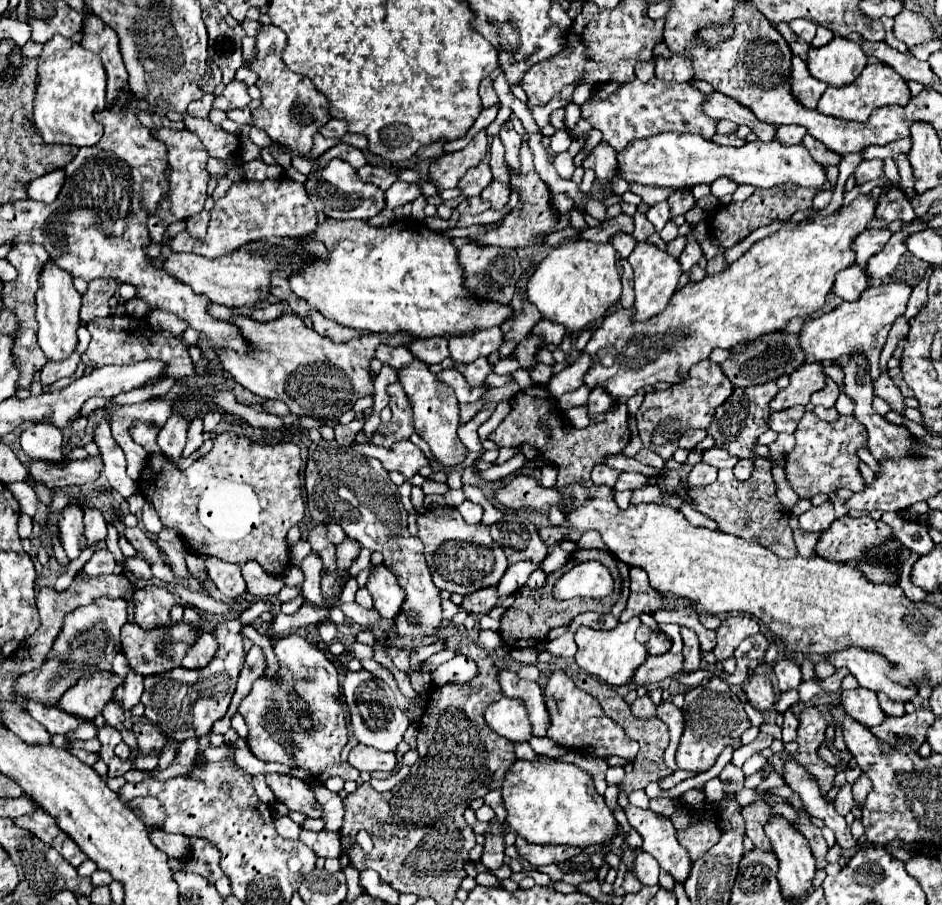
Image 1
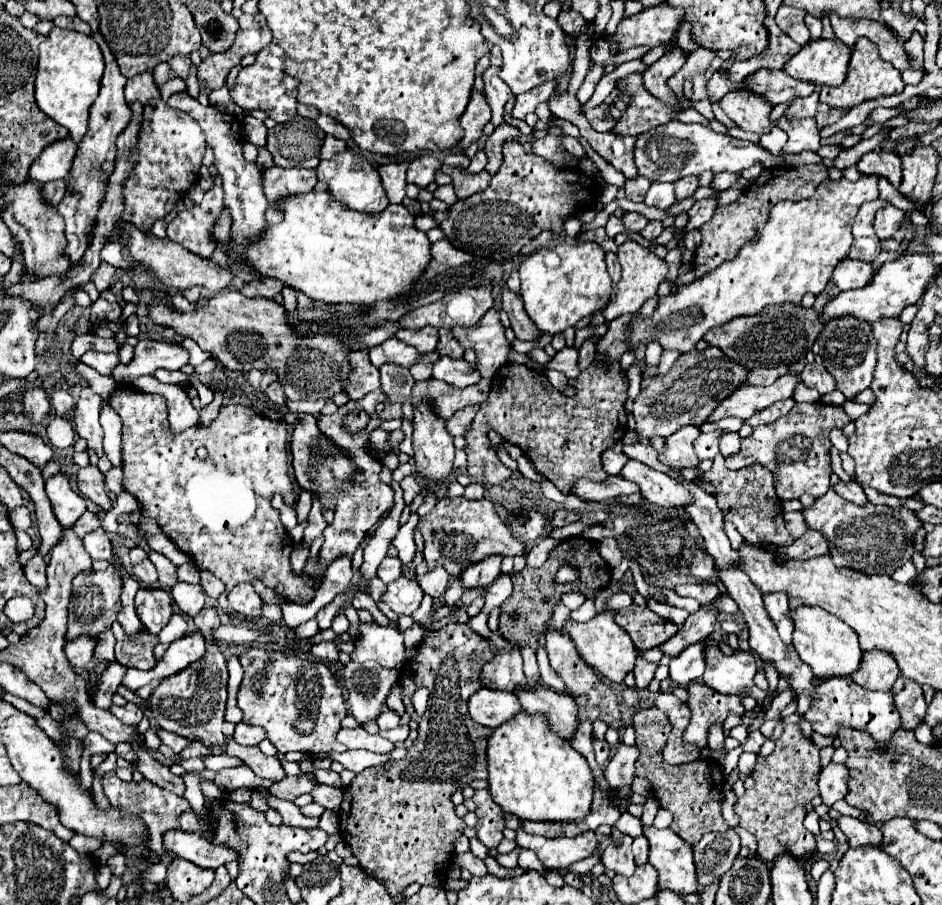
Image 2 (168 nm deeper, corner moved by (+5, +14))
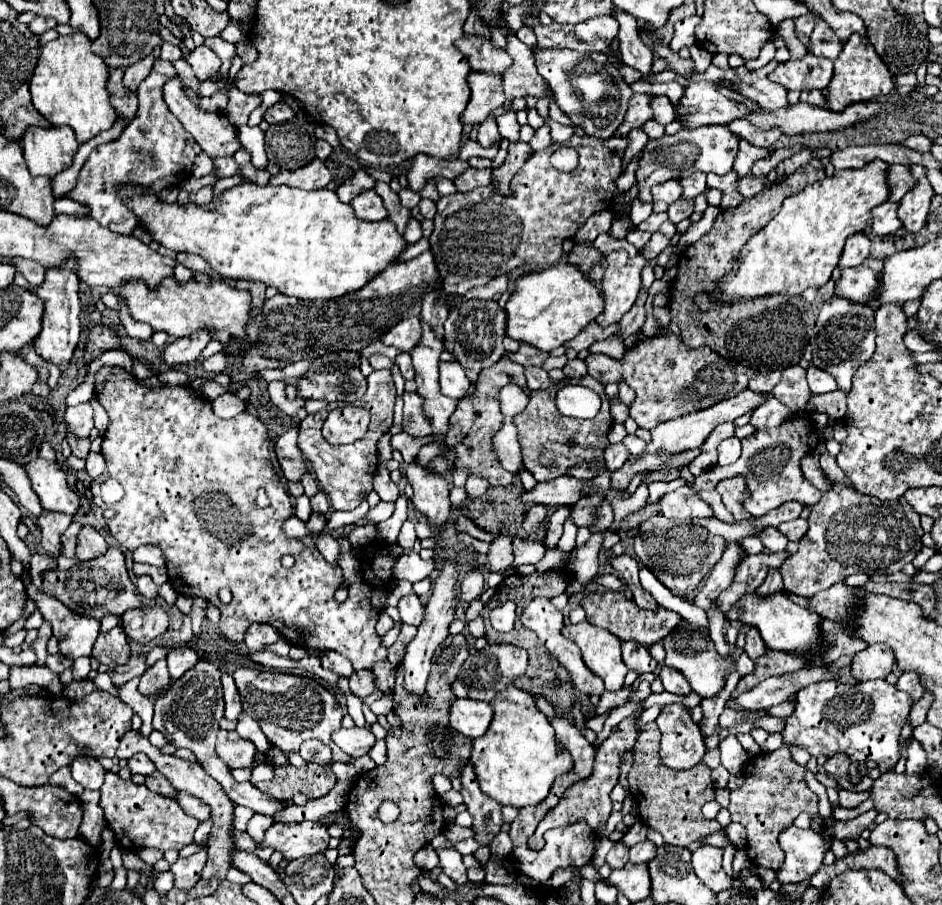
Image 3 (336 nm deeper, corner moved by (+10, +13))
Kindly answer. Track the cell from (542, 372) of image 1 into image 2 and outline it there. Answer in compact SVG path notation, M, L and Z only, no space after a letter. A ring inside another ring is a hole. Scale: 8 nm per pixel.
M565 347L563 351L559 351L553 361L549 365L545 365L543 369L555 369L559 373L563 373L569 379L577 379L580 370L577 367L577 357L579 357L579 351L575 347Z

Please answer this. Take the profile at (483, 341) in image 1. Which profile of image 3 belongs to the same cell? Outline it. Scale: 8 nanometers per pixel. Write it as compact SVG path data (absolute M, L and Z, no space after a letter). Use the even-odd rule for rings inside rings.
M470 300L458 308L450 310L450 316L444 324L444 348L456 354L456 360L466 368L466 376L476 382L478 374L496 364L504 356L504 328L506 328L506 310L498 306L498 302L490 300Z

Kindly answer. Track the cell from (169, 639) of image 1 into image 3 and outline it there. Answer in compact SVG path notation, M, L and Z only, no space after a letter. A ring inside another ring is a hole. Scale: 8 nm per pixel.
M116 626L110 632L100 634L94 644L92 656L96 656L106 666L126 664L130 660L130 646L128 646L124 630L120 626Z

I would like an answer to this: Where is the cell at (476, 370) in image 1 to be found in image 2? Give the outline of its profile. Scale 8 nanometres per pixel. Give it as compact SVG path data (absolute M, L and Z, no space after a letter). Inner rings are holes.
M441 327L439 329L439 343L437 343L437 353L439 355L447 355L451 359L461 359L463 357L463 347L457 343L457 339L453 337L451 329Z

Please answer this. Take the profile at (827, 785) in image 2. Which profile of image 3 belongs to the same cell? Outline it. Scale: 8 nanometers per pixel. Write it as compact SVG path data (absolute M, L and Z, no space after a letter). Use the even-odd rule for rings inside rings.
M792 824L780 834L780 846L786 852L786 858L776 870L776 880L780 884L790 884L808 880L818 872L824 852L830 848L830 840L824 832L800 829Z

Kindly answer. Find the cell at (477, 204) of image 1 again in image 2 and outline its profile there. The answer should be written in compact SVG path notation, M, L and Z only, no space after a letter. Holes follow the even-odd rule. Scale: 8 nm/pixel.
M451 167L449 175L453 179L457 199L463 199L463 197L469 197L477 191L483 191L489 183L489 177L491 177L485 171L481 171L479 175L471 175L469 171L463 171L463 169L457 169L457 167Z

